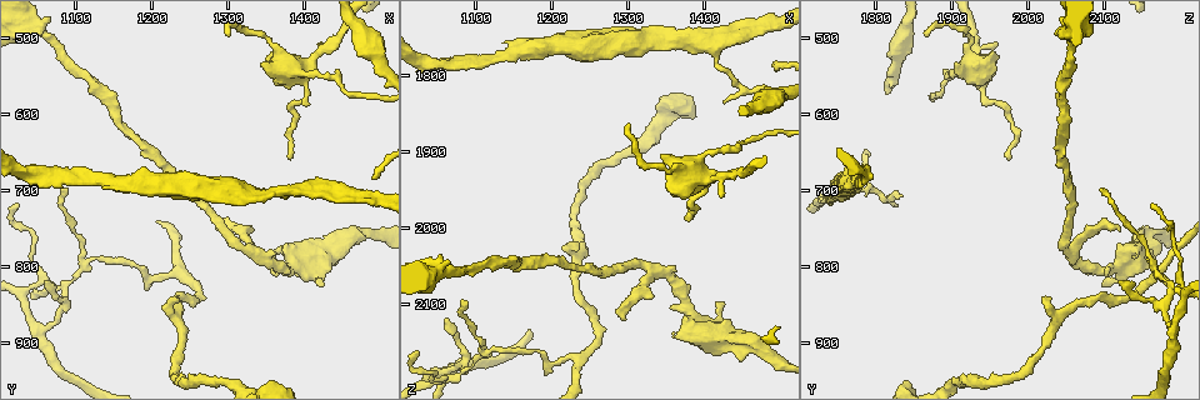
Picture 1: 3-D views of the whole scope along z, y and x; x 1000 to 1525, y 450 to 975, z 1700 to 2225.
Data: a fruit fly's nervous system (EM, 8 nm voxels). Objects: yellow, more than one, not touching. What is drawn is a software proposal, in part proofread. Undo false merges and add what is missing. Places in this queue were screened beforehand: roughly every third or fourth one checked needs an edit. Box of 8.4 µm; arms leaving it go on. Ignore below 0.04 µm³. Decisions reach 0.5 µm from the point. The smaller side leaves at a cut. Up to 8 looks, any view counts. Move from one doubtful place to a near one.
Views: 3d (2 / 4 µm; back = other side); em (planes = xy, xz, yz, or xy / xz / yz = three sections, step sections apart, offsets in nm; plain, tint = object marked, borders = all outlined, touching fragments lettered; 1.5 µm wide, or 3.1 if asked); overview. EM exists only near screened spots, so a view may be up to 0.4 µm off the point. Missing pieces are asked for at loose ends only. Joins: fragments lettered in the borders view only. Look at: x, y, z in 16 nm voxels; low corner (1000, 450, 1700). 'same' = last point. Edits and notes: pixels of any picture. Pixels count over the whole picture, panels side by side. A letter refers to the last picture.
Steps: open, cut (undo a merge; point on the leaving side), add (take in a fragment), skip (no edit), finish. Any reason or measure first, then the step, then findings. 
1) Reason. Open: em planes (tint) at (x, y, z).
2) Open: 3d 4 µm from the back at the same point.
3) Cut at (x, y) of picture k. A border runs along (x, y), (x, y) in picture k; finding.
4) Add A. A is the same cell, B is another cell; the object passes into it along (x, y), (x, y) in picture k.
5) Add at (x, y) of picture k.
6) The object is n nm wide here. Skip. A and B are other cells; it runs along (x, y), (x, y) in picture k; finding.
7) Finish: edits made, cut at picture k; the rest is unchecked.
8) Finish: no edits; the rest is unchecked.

Sudden change in width. Open: em xy step 8 (tint) at (1045, 485, 2055).

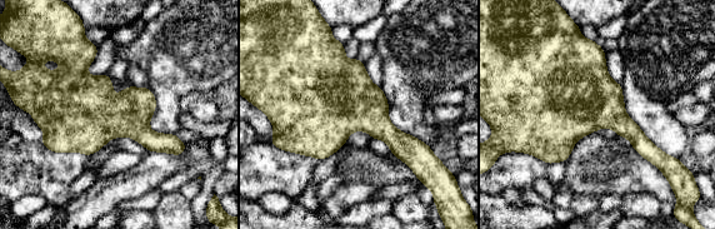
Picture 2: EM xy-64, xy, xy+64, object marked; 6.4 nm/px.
Cut it another way. Open: em planes (borders) at the same point.

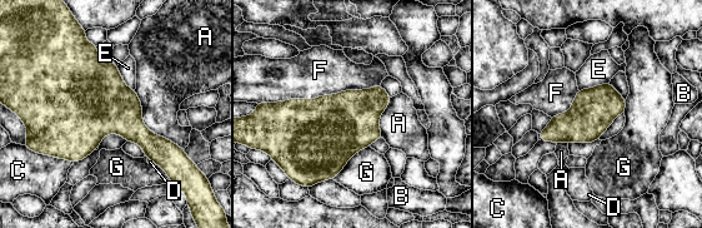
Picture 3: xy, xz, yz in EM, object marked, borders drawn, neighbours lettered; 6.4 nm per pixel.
Skip. A, B, C, D, E, F and G are other cells; a border runs along (380, 84), (312, 99), (266, 103) in picture 3; one cell here.

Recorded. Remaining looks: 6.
Three-way junction. Open: em xy step 8 (borders) at (1235, 805, 2175).

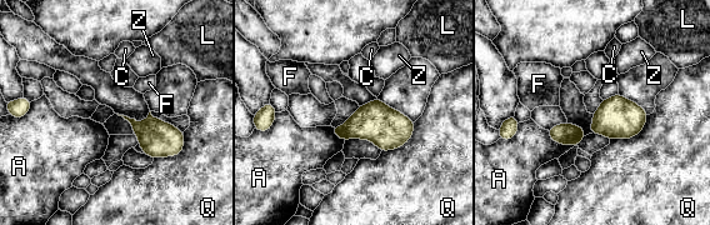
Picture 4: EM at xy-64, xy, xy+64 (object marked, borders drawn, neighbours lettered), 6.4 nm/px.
The object is 260 nm wide here. Cut at (339, 131) of picture 4. A, C, F, L, Q and Z are other cells; a second cell is stuck on.

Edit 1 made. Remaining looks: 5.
Redraw. Open: overview.

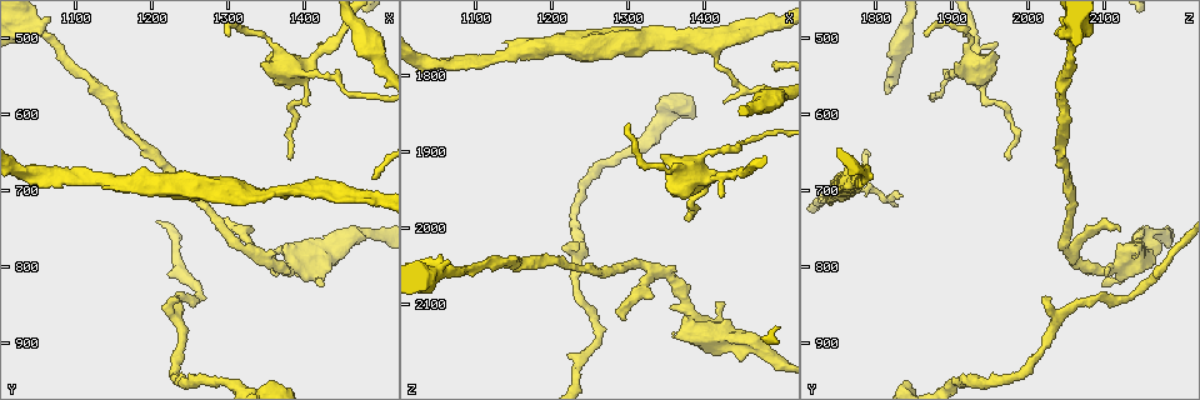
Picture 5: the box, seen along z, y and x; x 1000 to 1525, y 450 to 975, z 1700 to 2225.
Free end. Open: 3d 2 µm at (1415, 825, 2095).

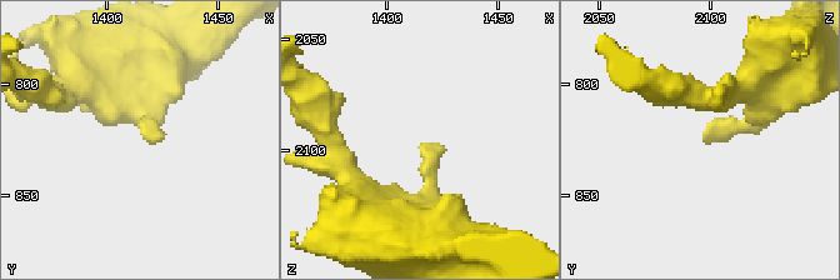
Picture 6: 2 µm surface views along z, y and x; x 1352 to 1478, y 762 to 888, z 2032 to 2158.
Need the tissue. Open: em planes (borders) at (1419, 826, 2097).

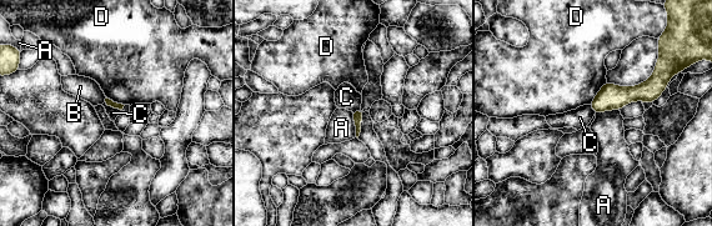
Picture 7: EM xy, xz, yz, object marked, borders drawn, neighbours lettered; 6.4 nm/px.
Skip. A, B, C and D are other cells; it runs along (657, 73), (642, 93), (593, 105) in picture 7; none of them fits.

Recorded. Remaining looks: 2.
Finish: edits made, cut at picture 4; the rest is unchecked.

